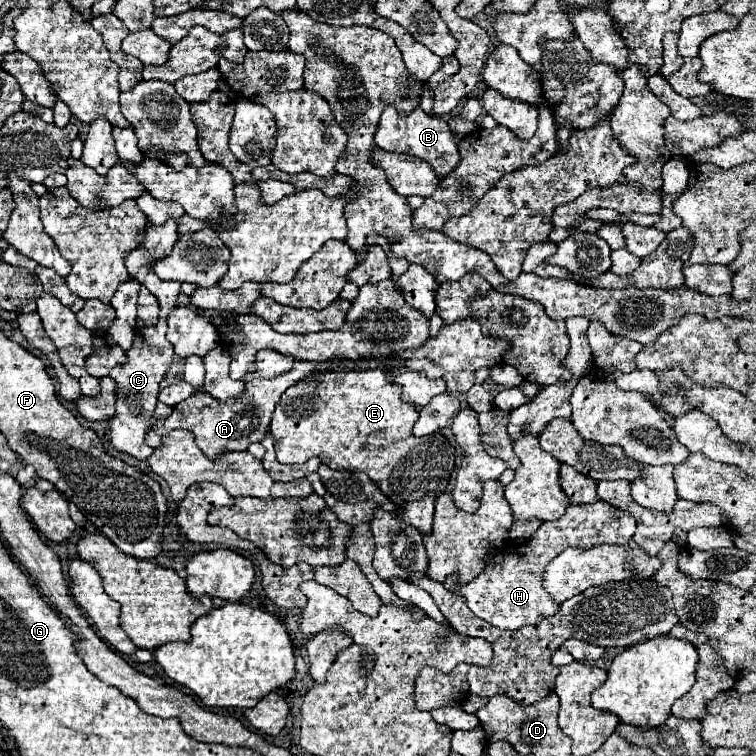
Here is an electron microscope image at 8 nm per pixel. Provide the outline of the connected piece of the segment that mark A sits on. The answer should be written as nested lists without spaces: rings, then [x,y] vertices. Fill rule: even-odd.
[[[296,359],[294,367],[288,371],[288,375],[278,375],[274,379],[252,379],[252,381],[246,383],[240,397],[228,399],[228,401],[218,401],[212,395],[208,395],[204,391],[204,387],[200,387],[200,389],[196,389],[194,395],[190,395],[190,399],[176,405],[172,409],[172,415],[166,421],[158,421],[156,427],[148,431],[146,443],[150,447],[158,449],[162,445],[162,437],[168,431],[172,431],[172,429],[190,429],[196,437],[196,445],[210,459],[214,459],[216,455],[220,455],[224,451],[246,451],[248,445],[260,443],[266,437],[272,413],[274,413],[274,405],[278,403],[280,395],[290,385],[298,383],[300,379],[306,379],[310,373],[322,371],[322,369],[332,369],[334,361],[340,361],[340,359],[330,359],[326,363],[310,363],[310,361],[298,361]]]

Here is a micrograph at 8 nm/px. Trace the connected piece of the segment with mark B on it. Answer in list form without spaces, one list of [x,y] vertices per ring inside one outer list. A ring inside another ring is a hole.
[[[386,107],[380,117],[380,127],[374,135],[374,143],[384,151],[406,153],[426,161],[432,167],[432,171],[438,173],[438,179],[444,179],[446,175],[450,175],[450,171],[454,171],[460,163],[458,143],[454,141],[454,135],[450,133],[448,123],[442,117],[426,115],[422,109],[414,109],[410,115],[400,115],[394,107]]]

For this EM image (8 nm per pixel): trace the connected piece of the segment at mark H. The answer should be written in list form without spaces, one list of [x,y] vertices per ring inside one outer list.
[[[606,501],[576,507],[570,505],[560,519],[544,521],[530,541],[522,541],[510,551],[498,553],[472,583],[460,587],[456,575],[450,575],[444,585],[450,591],[460,591],[460,595],[466,597],[472,613],[498,629],[520,629],[528,623],[534,625],[546,617],[556,615],[560,609],[560,605],[554,603],[554,599],[550,599],[550,595],[542,589],[542,573],[558,553],[562,553],[566,547],[590,549],[604,543],[626,545],[634,535],[634,527],[636,523],[632,515],[626,515],[626,511],[620,511]]]

